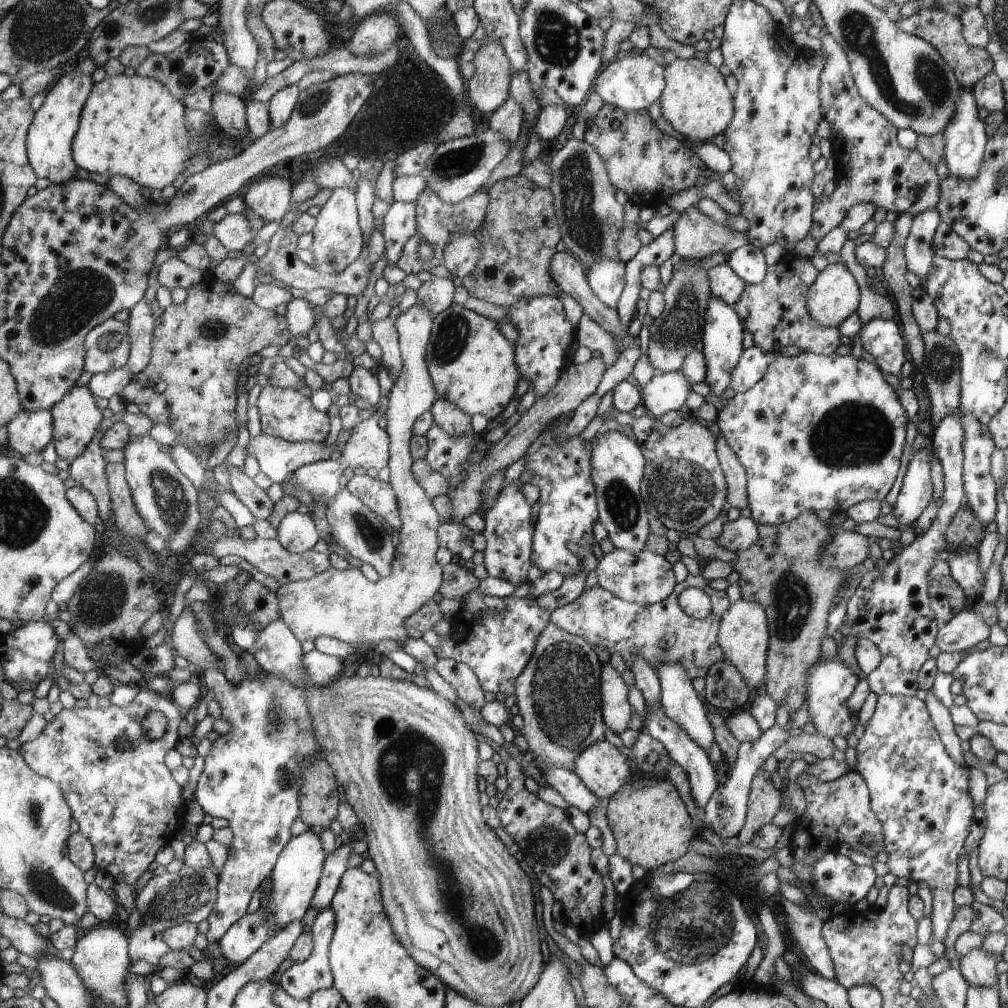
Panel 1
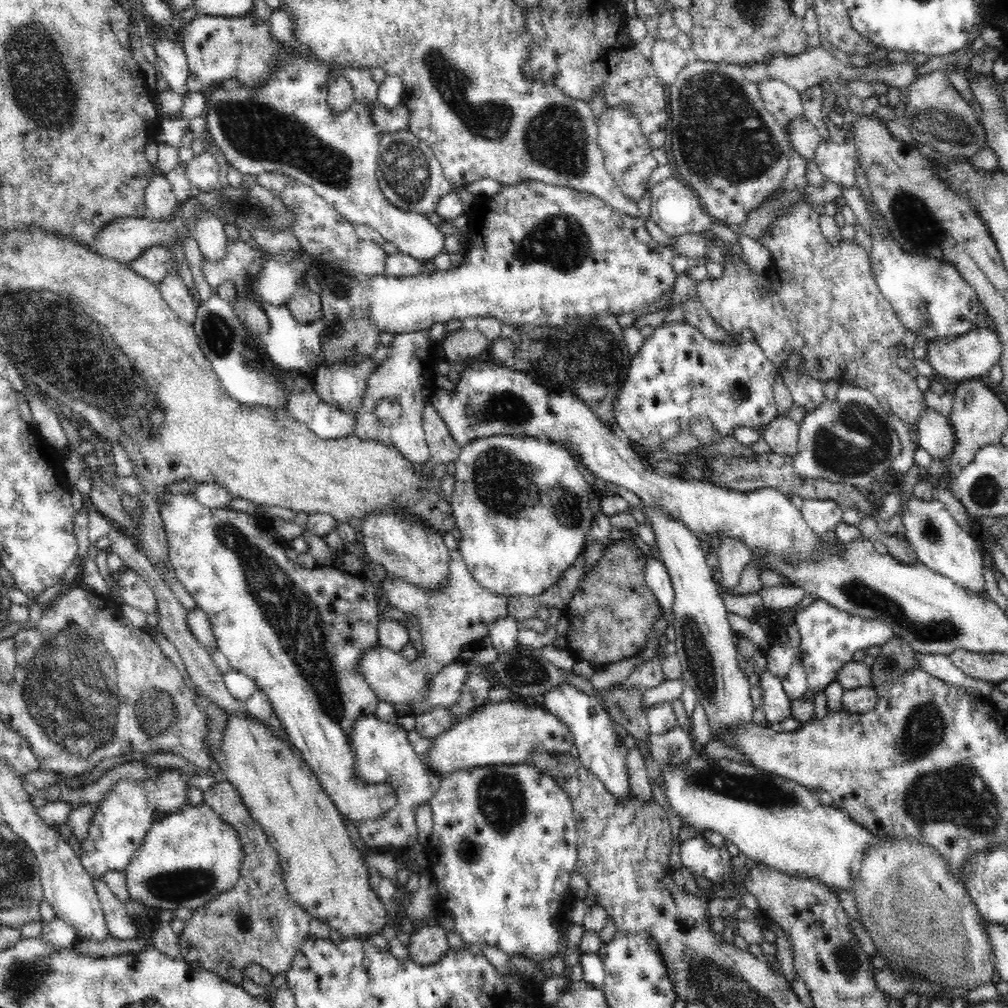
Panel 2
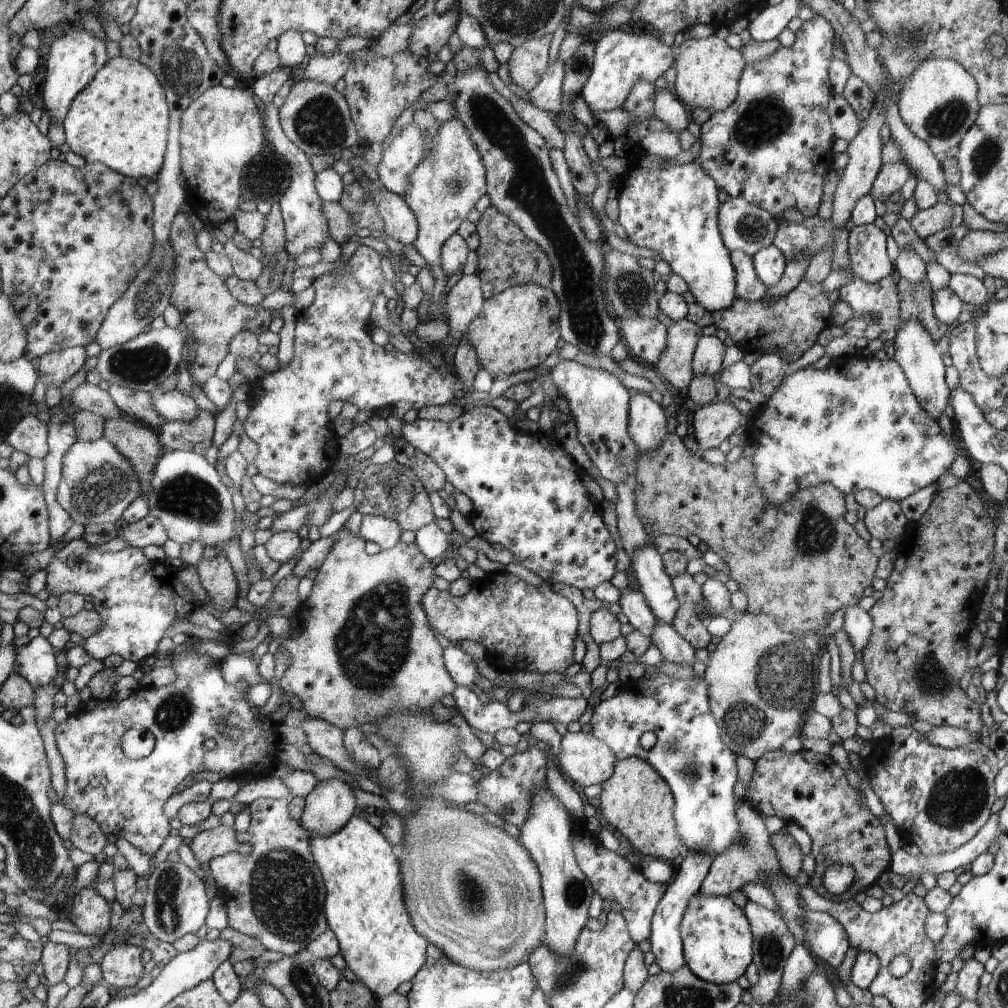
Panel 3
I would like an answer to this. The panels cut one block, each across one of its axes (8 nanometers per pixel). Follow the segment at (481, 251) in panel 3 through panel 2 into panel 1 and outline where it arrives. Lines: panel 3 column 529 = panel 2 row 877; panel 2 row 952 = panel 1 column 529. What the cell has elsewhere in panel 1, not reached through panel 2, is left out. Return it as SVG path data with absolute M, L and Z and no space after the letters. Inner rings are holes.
M523 175L496 182L488 190L490 200L486 208L484 224L476 230L476 239L482 244L482 256L474 268L474 272L462 279L462 286L478 300L486 300L496 306L516 305L522 298L552 296L558 298L562 294L561 287L554 281L553 258L556 244L560 242L561 226L558 226L557 208L554 194L550 189L537 186L531 179Z

